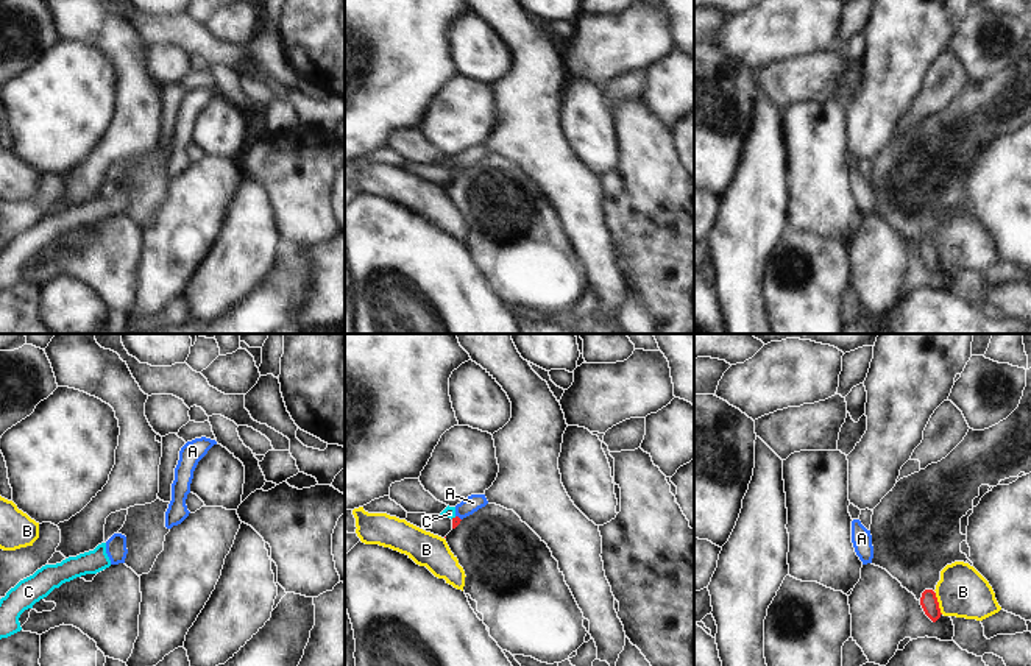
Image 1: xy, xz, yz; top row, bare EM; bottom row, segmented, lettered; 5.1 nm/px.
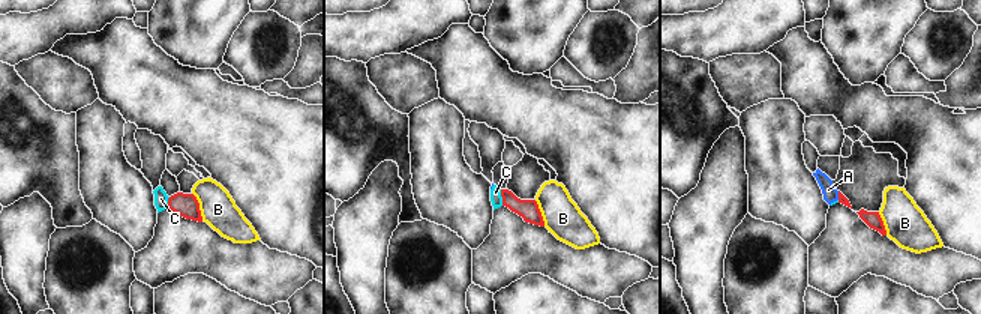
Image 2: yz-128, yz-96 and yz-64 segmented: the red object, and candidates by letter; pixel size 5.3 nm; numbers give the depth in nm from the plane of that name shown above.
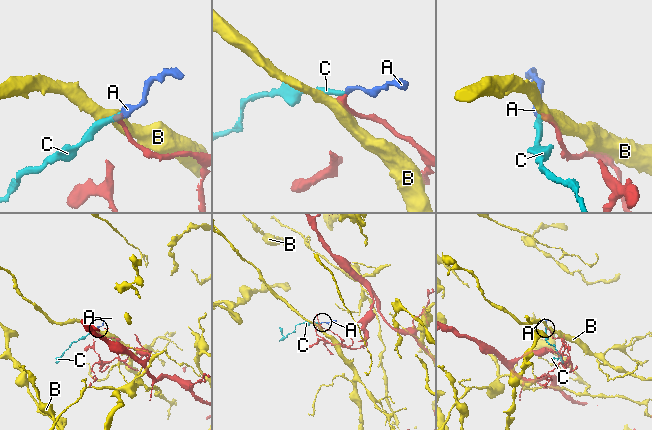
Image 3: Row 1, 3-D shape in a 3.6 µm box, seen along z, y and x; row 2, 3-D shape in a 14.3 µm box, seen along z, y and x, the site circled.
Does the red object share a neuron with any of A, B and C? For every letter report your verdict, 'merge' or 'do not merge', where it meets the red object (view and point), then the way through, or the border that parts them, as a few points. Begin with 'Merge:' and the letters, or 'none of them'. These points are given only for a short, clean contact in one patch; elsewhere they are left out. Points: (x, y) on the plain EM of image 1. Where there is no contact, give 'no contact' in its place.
Merge: none of them
A: do not merge; contact xz (459, 169); border xz (456, 166), (460, 170)
B: do not merge; contact yz (938, 255); border yz (935, 244), (942, 264)
C: do not merge; contact xz (453, 169); border xz (456, 167), (451, 169)

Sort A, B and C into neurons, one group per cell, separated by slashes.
A C / B

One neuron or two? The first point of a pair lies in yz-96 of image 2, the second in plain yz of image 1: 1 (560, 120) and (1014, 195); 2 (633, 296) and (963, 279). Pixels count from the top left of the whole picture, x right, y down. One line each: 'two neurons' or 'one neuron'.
1: one neuron
2: one neuron

